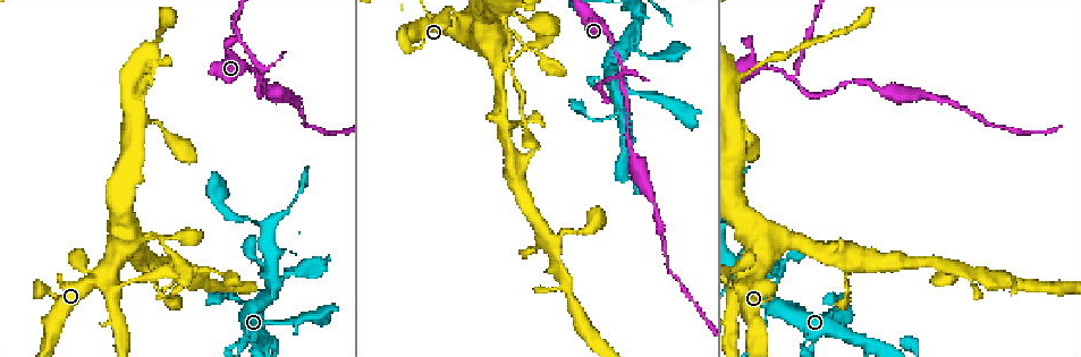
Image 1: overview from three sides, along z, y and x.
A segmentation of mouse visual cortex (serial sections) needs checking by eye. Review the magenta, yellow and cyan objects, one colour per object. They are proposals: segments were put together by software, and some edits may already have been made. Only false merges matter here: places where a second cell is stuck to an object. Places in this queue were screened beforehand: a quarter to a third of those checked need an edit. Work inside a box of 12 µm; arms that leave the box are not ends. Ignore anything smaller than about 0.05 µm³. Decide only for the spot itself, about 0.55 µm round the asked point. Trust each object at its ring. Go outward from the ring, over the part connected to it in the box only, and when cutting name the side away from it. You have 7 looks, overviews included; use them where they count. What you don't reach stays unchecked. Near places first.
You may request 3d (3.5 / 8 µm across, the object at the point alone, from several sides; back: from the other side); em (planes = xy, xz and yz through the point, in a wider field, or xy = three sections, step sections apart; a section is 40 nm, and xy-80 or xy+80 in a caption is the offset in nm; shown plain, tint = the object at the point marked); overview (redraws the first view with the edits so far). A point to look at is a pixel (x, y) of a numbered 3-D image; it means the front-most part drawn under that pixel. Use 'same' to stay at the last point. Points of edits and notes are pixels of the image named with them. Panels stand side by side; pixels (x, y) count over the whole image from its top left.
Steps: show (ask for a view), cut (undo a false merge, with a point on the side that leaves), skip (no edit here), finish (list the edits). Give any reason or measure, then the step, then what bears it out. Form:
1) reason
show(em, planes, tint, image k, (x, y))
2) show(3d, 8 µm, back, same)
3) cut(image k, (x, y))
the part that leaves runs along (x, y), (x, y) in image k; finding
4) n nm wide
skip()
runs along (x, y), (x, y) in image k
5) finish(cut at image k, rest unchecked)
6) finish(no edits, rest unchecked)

thin arm on a thick one
show(3d, 3.5 µm, back, image 1, (635, 37))

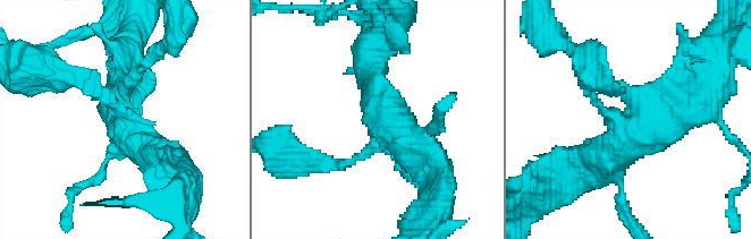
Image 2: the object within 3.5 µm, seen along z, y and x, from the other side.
show(em, xy, step 1, tint, image 2, (629, 133))

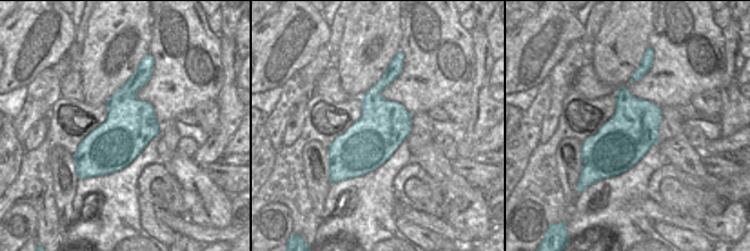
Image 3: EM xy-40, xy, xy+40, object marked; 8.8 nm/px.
skip()
runs along (437, 165), (381, 119), (371, 53) in image 2; all the same cell

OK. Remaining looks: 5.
abrupt turn
show(3d, 3.5 µm, image 1, (493, 53))

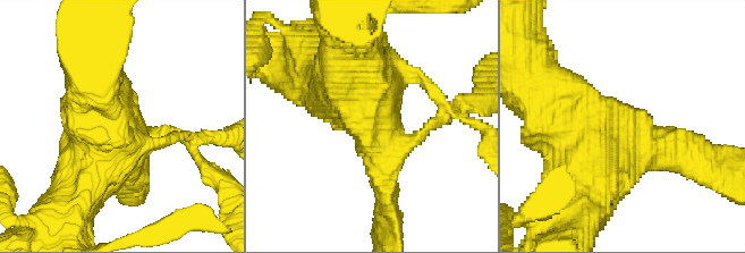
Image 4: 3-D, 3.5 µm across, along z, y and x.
now the EM
show(em, planes, tint, image 4, (372, 120))

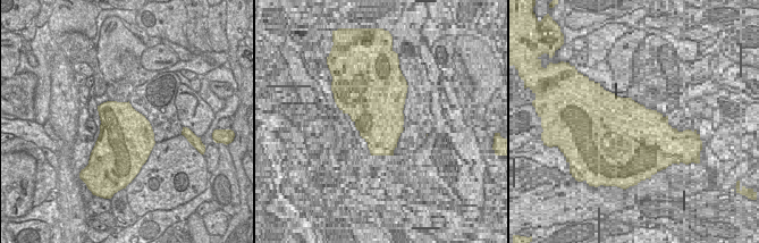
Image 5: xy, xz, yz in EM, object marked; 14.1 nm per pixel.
skip()
runs along (60, 217), (102, 157), (95, 94) in image 4; one cell here

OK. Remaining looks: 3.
thin neck
show(em, xy, step 5, tint, image 1, (509, 31))

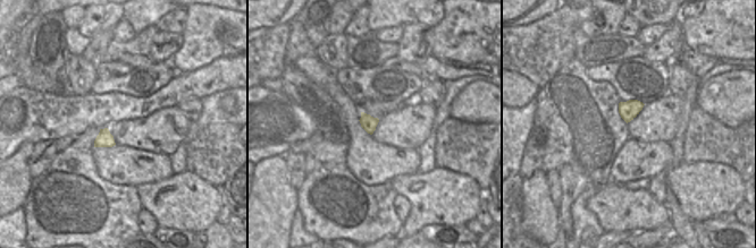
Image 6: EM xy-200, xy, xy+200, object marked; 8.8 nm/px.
wider look
show(3d, 3.5 µm, same)

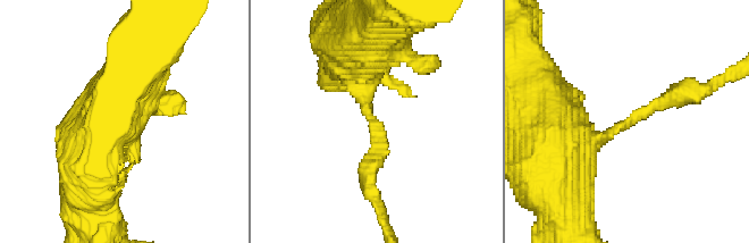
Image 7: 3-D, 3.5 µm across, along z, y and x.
arms of 250, 350 nm
skip()
runs along (575, 159), (590, 137), (689, 89) in image 7; continuous, no second cell

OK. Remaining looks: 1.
finish(no edits, rest unchecked)

